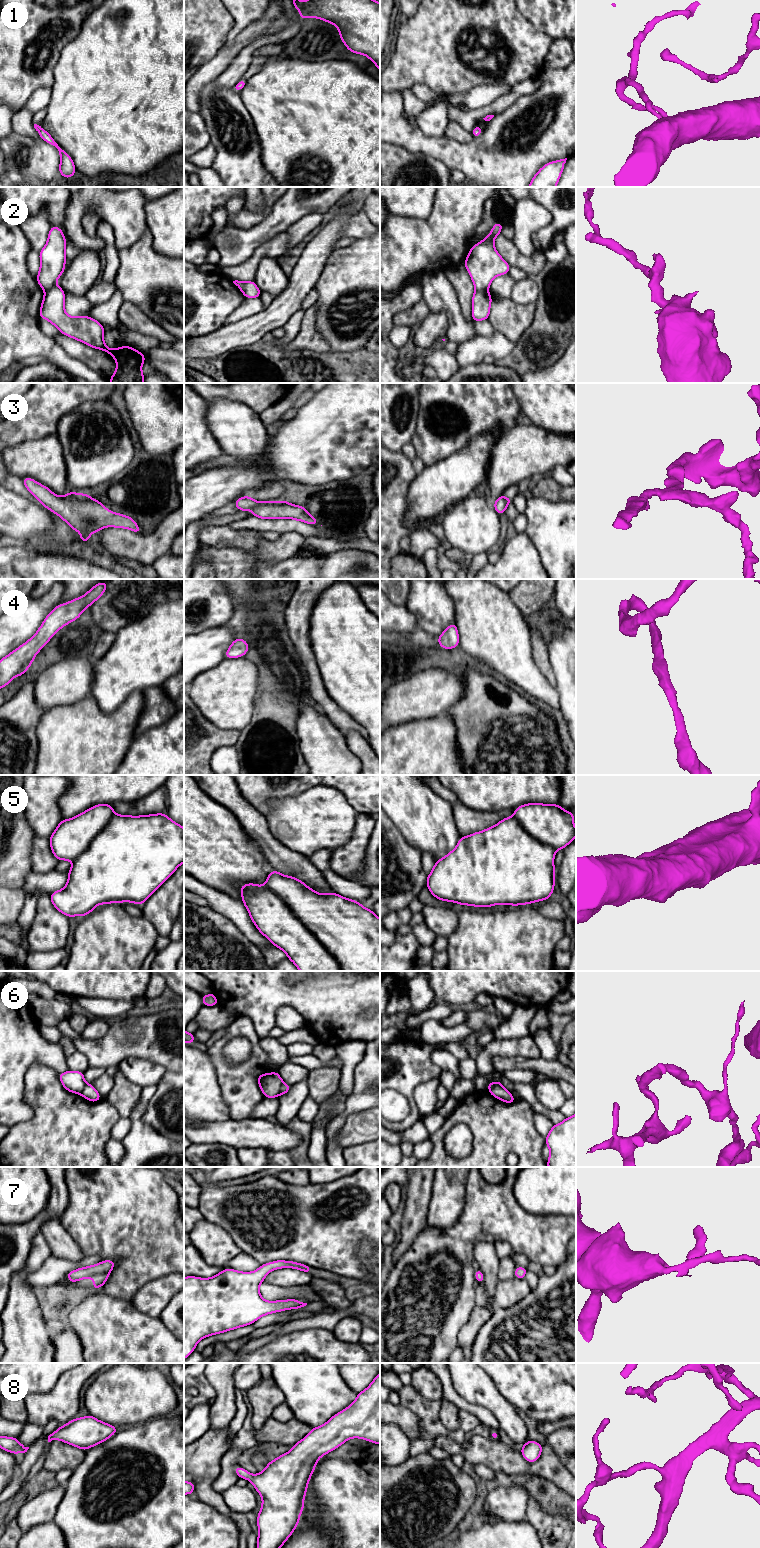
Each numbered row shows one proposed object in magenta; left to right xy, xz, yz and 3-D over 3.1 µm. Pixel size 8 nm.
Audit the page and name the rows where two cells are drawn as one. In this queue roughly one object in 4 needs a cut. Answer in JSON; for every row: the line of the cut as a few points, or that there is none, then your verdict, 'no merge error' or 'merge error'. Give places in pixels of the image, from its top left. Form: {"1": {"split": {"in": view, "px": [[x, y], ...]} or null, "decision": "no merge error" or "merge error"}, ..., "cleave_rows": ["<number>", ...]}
{"1": {"split": null, "decision": "no merge error"}, "2": {"split": {"in": "yz", "px": [[486, 289], [475, 291]]}, "decision": "merge error"}, "3": {"split": null, "decision": "no merge error"}, "4": {"split": null, "decision": "no merge error"}, "5": {"split": {"in": "xz", "px": [[264, 885], [289, 908], [334, 958], [341, 970]]}, "decision": "merge error"}, "6": {"split": {"in": "xz", "px": [[283, 1082], [279, 1094]]}, "decision": "merge error"}, "7": {"split": null, "decision": "no merge error"}, "8": {"split": null, "decision": "no merge error"}, "cleave_rows": ["2", "5", "6"]}

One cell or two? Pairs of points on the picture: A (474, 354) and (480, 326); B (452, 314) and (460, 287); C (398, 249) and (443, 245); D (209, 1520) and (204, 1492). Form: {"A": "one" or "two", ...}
{"A": "two", "B": "two", "C": "one", "D": "two"}

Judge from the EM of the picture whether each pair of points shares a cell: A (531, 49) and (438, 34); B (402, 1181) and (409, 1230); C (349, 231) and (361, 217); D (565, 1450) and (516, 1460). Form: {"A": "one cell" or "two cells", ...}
{"A": "one cell", "B": "two cells", "C": "one cell", "D": "two cells"}

